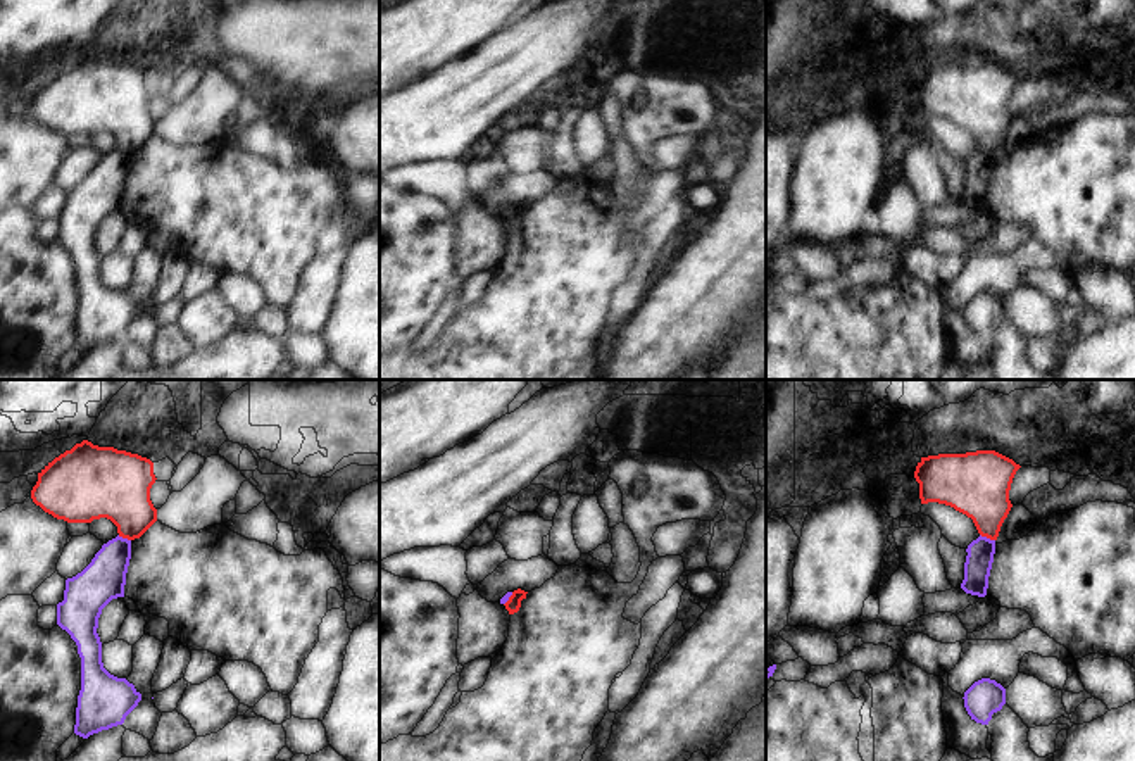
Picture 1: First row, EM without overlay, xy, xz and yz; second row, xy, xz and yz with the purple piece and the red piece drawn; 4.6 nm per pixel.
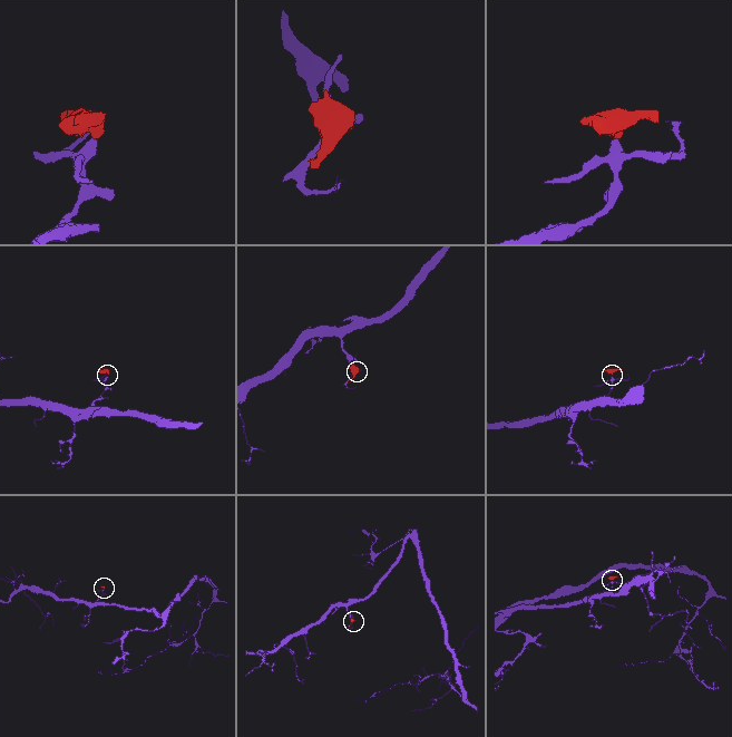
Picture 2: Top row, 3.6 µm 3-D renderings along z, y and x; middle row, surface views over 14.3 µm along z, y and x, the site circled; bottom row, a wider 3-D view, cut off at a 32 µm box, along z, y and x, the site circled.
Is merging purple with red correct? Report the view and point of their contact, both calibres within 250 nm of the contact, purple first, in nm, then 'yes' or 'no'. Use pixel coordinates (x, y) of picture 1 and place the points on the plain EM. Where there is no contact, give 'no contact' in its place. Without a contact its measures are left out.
yz (985, 150) | 130/300 nm | no

